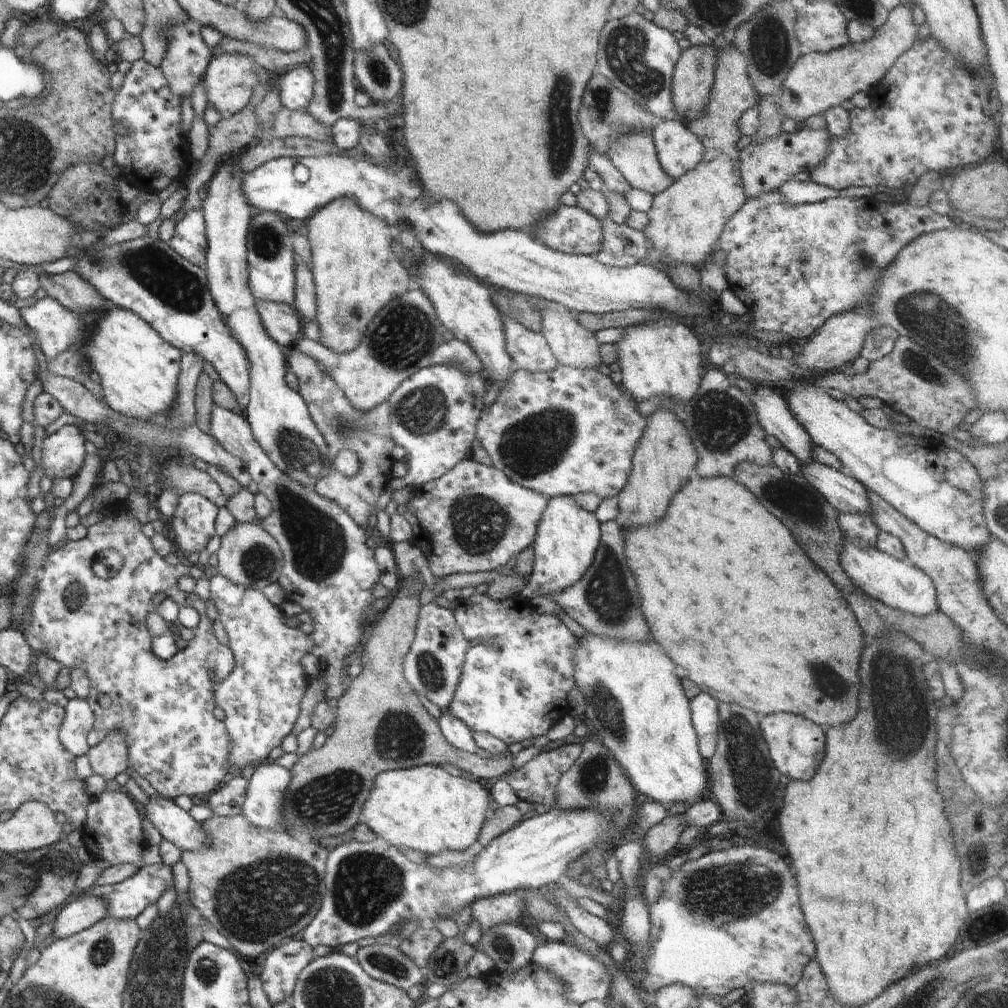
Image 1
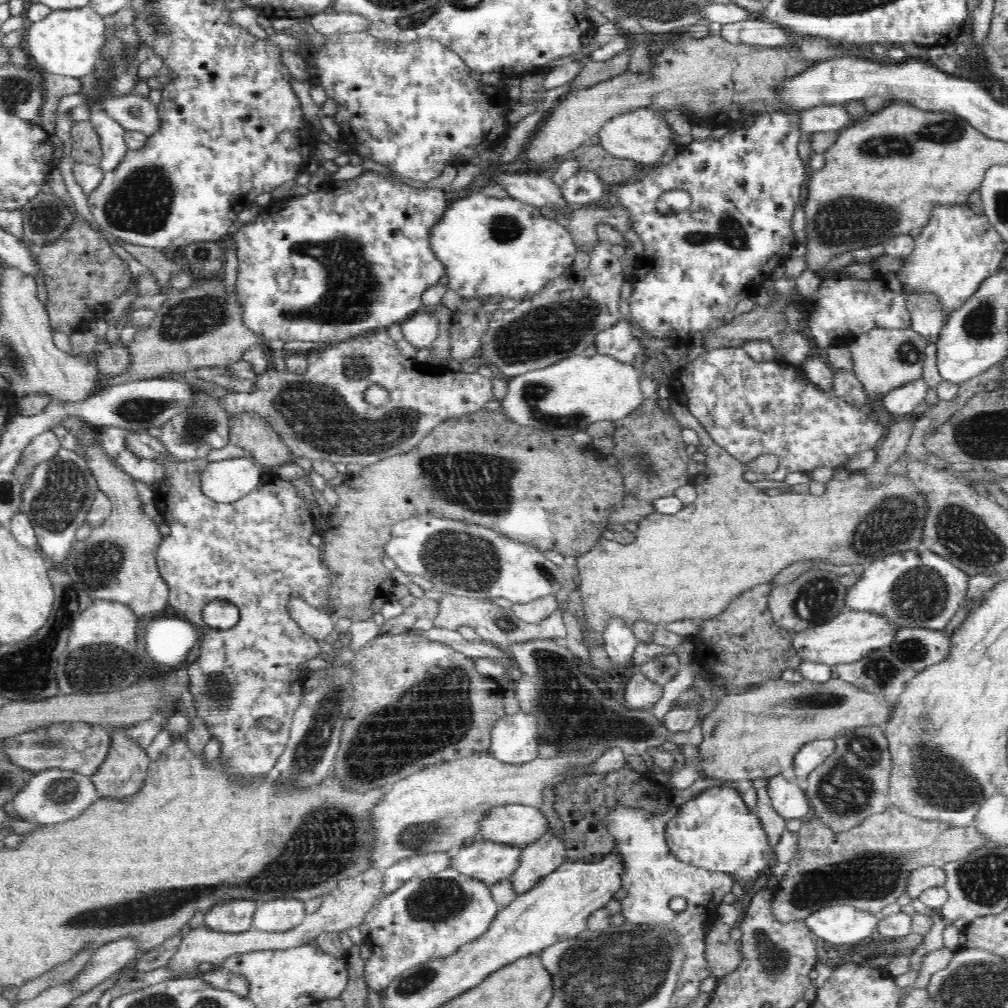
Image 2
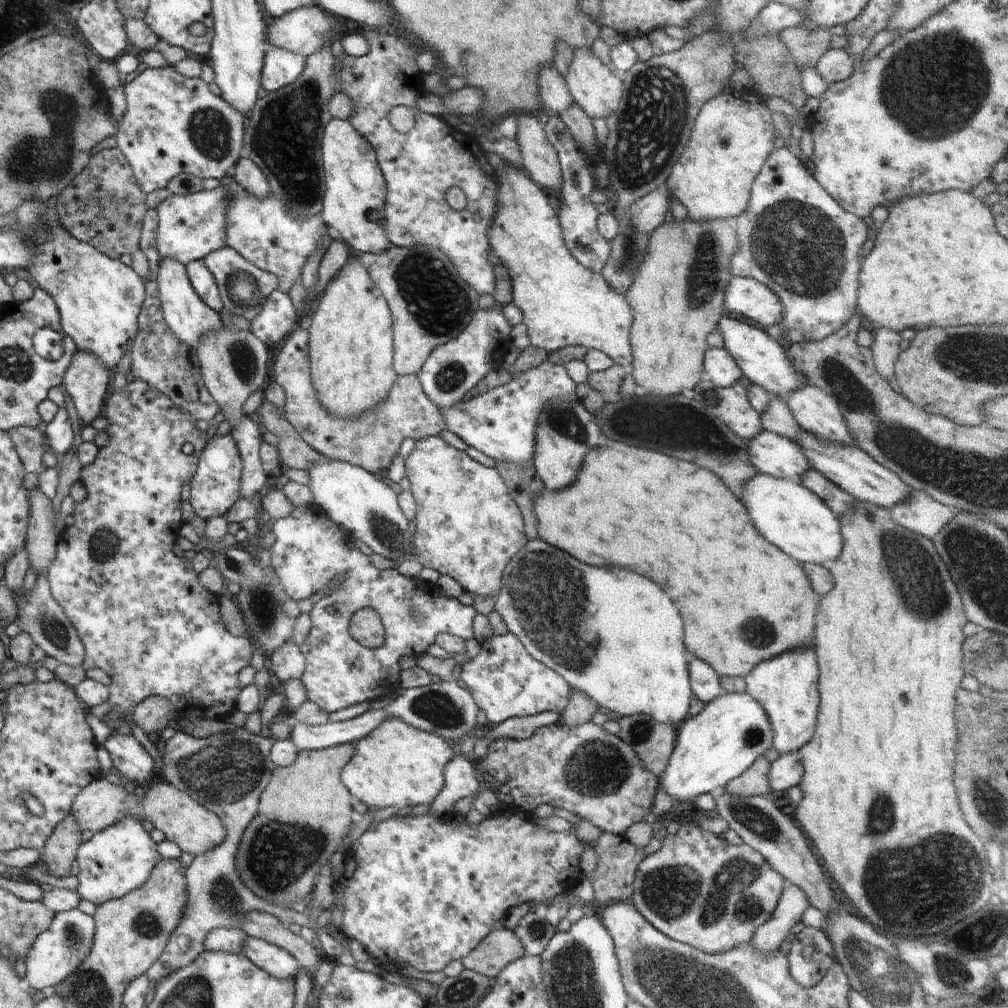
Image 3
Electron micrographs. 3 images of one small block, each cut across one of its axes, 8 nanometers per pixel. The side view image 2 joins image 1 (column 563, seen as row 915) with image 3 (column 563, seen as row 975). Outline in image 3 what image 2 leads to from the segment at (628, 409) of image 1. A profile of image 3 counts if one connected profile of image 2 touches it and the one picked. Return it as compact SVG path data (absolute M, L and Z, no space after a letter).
M548 360L511 378L508 384L492 388L473 399L460 401L456 406L440 408L445 428L456 434L469 447L475 448L494 460L502 462L533 462L536 420L542 412L542 404L550 398L575 398L576 384L567 374L565 365Z

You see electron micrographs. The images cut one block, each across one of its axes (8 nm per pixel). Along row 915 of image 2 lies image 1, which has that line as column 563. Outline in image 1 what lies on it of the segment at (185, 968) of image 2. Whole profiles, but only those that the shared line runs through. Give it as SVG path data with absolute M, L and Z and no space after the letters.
M548 302L548 308L542 313L541 336L546 340L555 360L563 366L577 370L594 369L602 363L595 334L585 330L574 320L570 310L559 303Z

